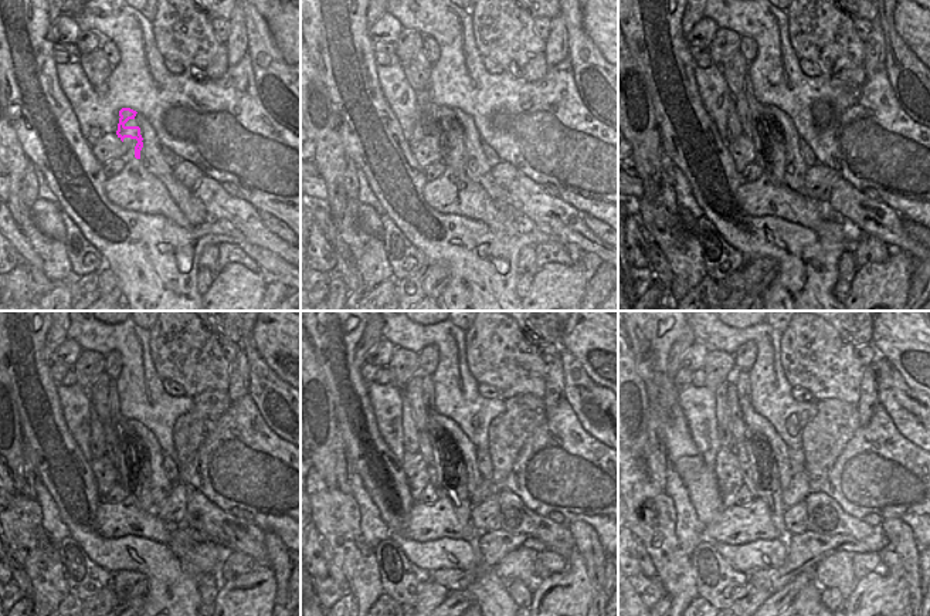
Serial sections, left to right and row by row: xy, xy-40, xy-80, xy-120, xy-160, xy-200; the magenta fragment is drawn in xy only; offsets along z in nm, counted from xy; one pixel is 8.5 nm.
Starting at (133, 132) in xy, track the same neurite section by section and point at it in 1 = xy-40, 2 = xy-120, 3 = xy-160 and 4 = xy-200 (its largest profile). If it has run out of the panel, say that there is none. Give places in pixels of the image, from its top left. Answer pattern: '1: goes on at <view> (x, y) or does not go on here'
1: goes on at xy-40 (455, 159)
2: goes on at xy-120 (138, 481)
3: goes on at xy-160 (454, 486)
4: goes on at xy-200 (769, 487)

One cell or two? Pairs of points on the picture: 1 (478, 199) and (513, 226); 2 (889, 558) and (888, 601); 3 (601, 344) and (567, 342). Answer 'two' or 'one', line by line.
1: one
2: one
3: one

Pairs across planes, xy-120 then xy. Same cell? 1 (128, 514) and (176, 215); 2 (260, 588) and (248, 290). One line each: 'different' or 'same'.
1: same
2: same

